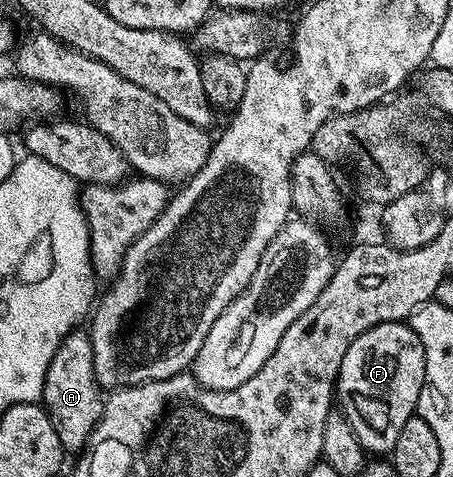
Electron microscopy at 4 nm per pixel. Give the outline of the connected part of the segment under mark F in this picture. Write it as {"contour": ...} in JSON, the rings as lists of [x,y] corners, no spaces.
{"contour":[[[405,321],[381,322],[368,328],[368,332],[356,336],[348,352],[344,352],[338,369],[336,402],[339,407],[342,405],[340,413],[348,420],[362,449],[374,456],[386,456],[400,437],[400,428],[404,428],[404,424],[415,417],[420,388],[424,388],[424,344],[420,344],[420,337]]]}

